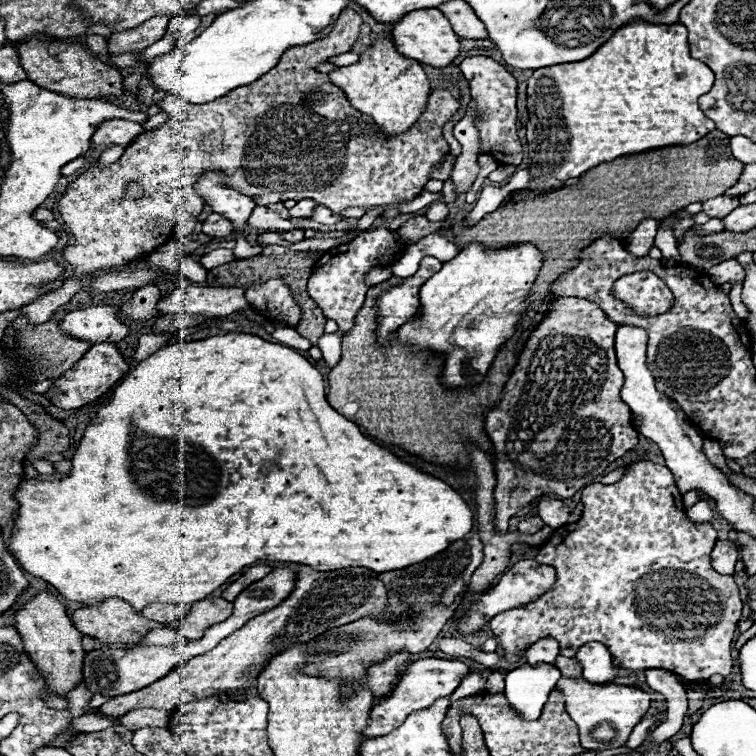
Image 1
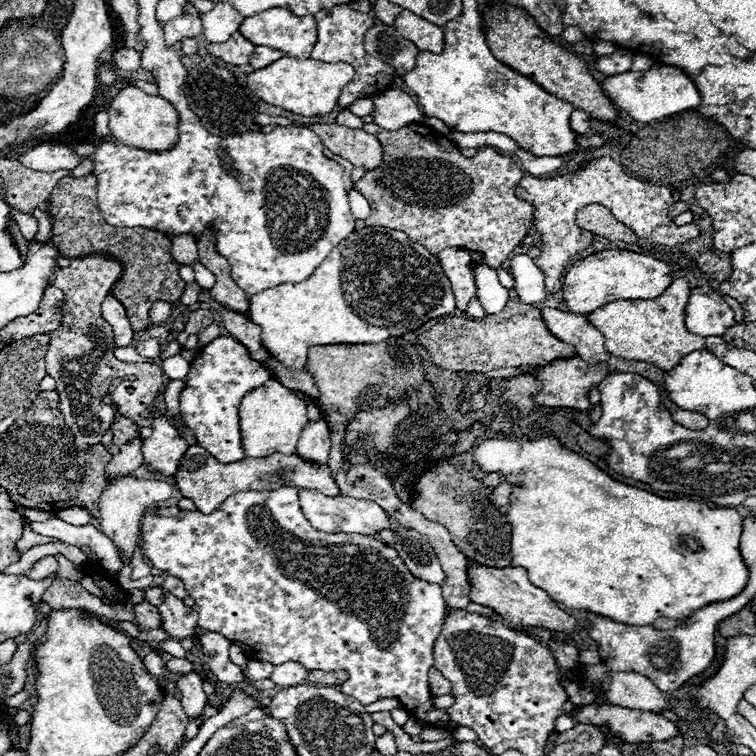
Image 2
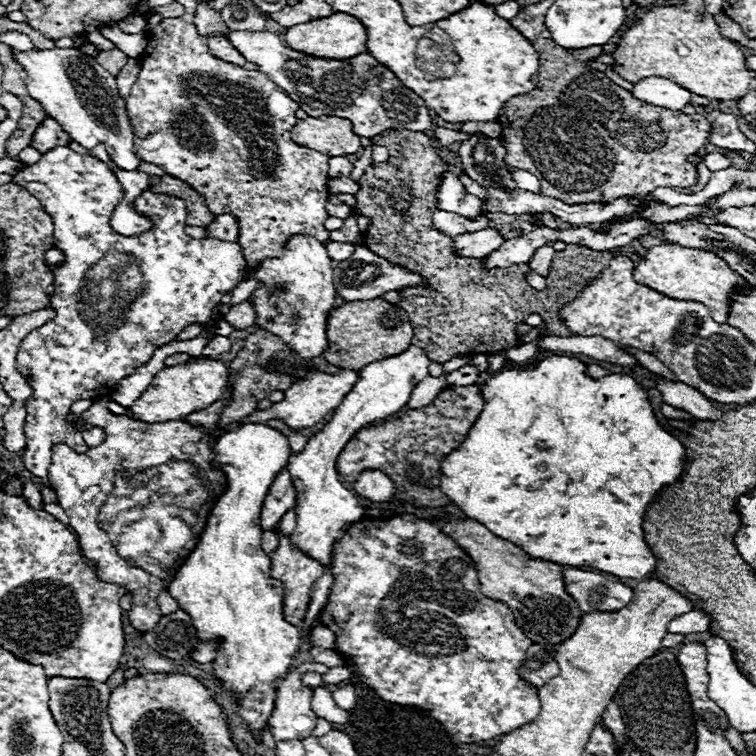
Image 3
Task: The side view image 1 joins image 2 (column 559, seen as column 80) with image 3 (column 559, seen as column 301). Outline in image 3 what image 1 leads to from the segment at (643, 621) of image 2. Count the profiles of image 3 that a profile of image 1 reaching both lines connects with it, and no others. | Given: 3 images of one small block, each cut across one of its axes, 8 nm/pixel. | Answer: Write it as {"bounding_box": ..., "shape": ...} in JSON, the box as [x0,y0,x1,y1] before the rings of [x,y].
{"bounding_box":[440,354,684,580],"shape":[[[552,354],[530,368],[504,368],[492,376],[486,376],[486,380],[482,384],[482,394],[484,394],[484,408],[482,408],[478,420],[468,430],[466,440],[458,448],[454,448],[450,454],[446,454],[440,464],[442,466],[442,478],[440,478],[442,492],[446,492],[446,496],[450,496],[450,500],[468,518],[484,524],[492,534],[524,548],[524,552],[528,552],[532,558],[542,558],[548,562],[578,566],[578,568],[592,566],[596,570],[614,574],[618,578],[640,580],[648,572],[652,572],[656,566],[656,558],[644,540],[642,520],[644,520],[648,504],[654,502],[656,494],[664,486],[672,484],[682,474],[684,446],[680,444],[680,440],[676,440],[672,434],[668,434],[658,424],[654,410],[652,410],[652,404],[648,400],[648,390],[644,390],[628,374],[608,374],[608,376],[594,380],[586,374],[586,364],[582,360],[572,358],[572,356]]]}

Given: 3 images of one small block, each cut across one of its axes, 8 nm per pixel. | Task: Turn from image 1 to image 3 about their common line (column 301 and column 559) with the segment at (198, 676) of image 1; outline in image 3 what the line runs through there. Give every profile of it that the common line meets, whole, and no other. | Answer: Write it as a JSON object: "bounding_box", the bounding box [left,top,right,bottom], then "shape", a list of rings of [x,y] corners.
{"bounding_box":[438,520,582,644],"shape":[[[438,520],[442,530],[456,538],[456,542],[468,552],[474,560],[480,578],[480,590],[498,602],[504,602],[524,634],[534,644],[562,644],[568,640],[580,624],[582,612],[576,602],[566,594],[562,582],[562,568],[554,562],[546,562],[540,558],[530,558],[522,548],[506,542],[492,532],[488,532],[482,524],[474,520]]]}

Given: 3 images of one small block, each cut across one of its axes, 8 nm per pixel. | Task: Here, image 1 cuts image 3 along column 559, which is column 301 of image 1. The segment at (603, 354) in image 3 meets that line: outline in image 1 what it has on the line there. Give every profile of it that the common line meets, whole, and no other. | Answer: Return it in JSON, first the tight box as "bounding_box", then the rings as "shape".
{"bounding_box":[272,328,312,352],"shape":[[[278,328],[278,330],[272,332],[272,338],[276,338],[280,344],[290,346],[290,348],[300,350],[300,352],[304,352],[304,350],[308,350],[312,346],[312,342],[302,338],[294,328]]]}

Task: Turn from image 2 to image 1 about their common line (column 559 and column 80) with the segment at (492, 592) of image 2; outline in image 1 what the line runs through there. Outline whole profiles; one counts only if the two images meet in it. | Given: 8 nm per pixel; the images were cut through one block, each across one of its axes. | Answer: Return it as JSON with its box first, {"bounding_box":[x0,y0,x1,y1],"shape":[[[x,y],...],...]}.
{"bounding_box":[72,598,164,646],"shape":[[[106,598],[102,602],[90,604],[90,606],[82,606],[72,614],[72,622],[74,626],[92,638],[102,640],[104,644],[126,644],[126,646],[134,646],[142,642],[142,636],[150,630],[150,628],[160,628],[164,624],[158,624],[154,620],[148,620],[144,616],[140,616],[128,602],[120,600],[120,598]]]}

